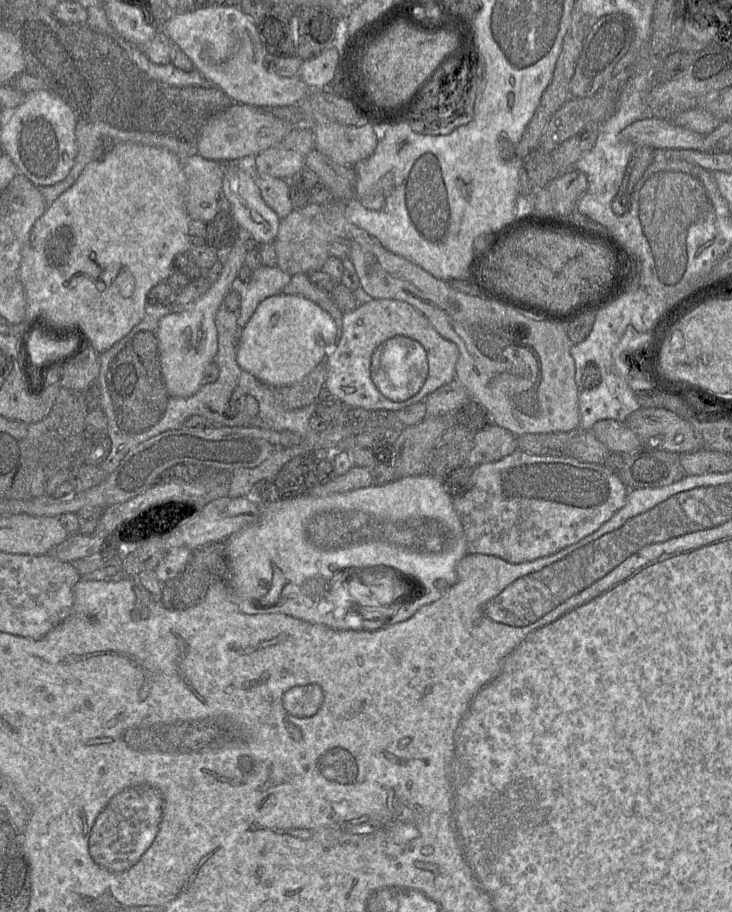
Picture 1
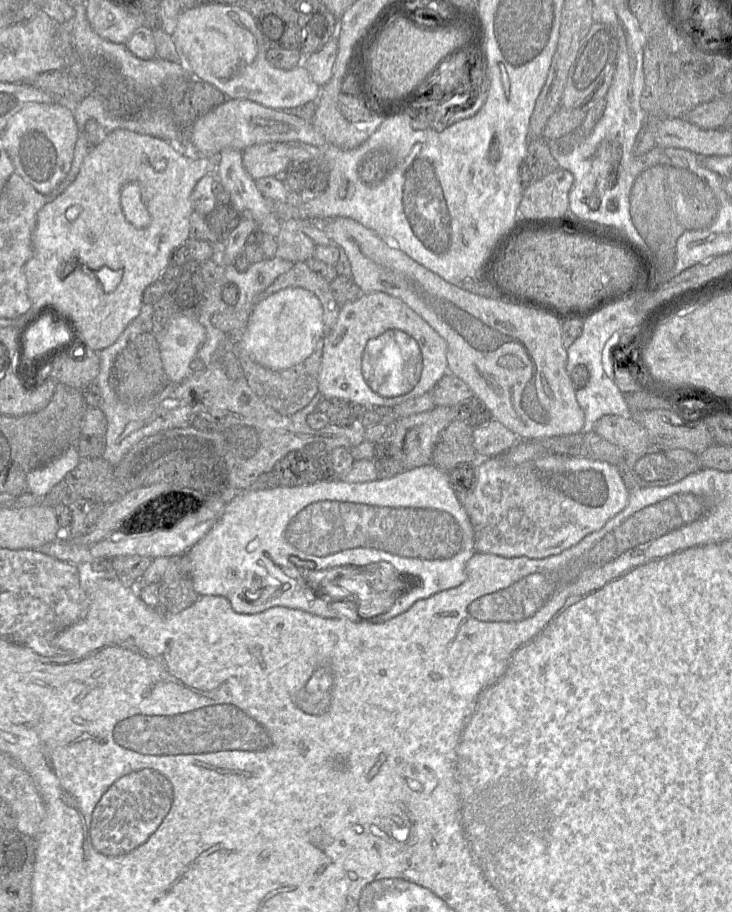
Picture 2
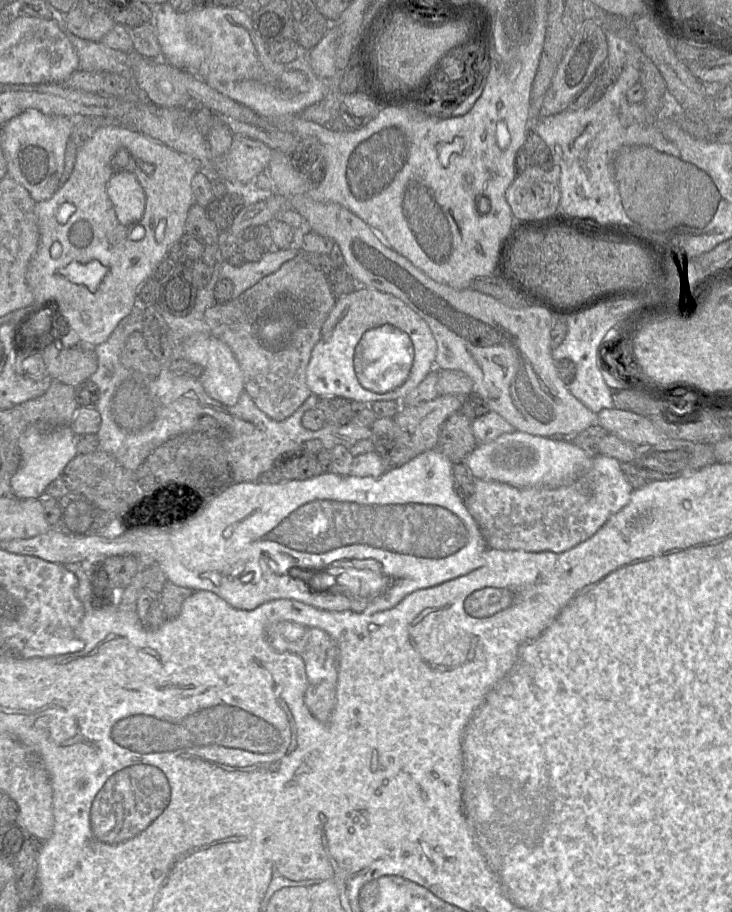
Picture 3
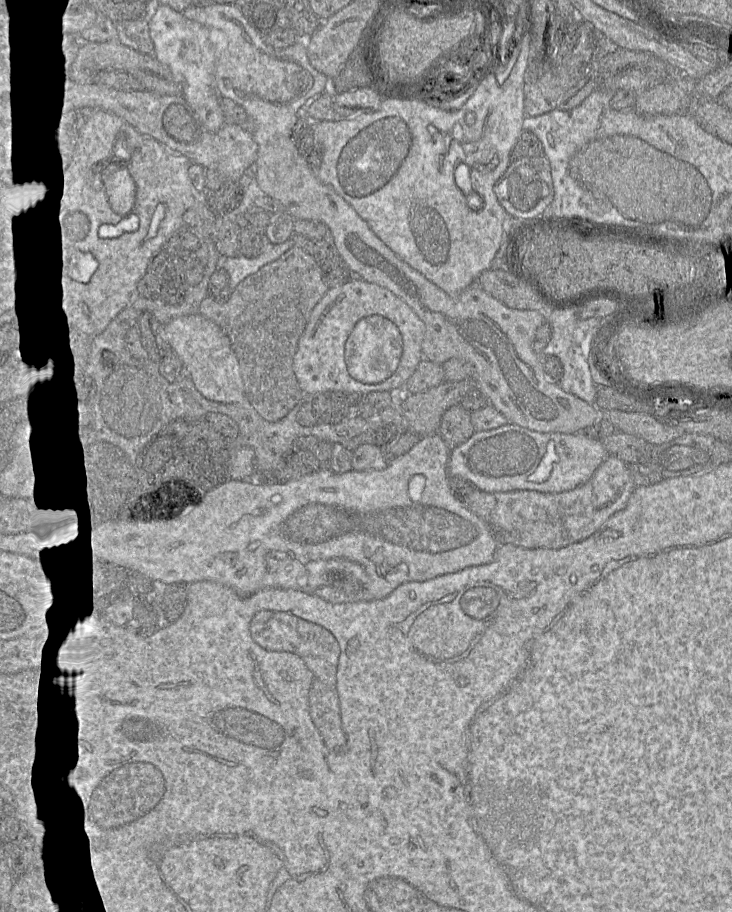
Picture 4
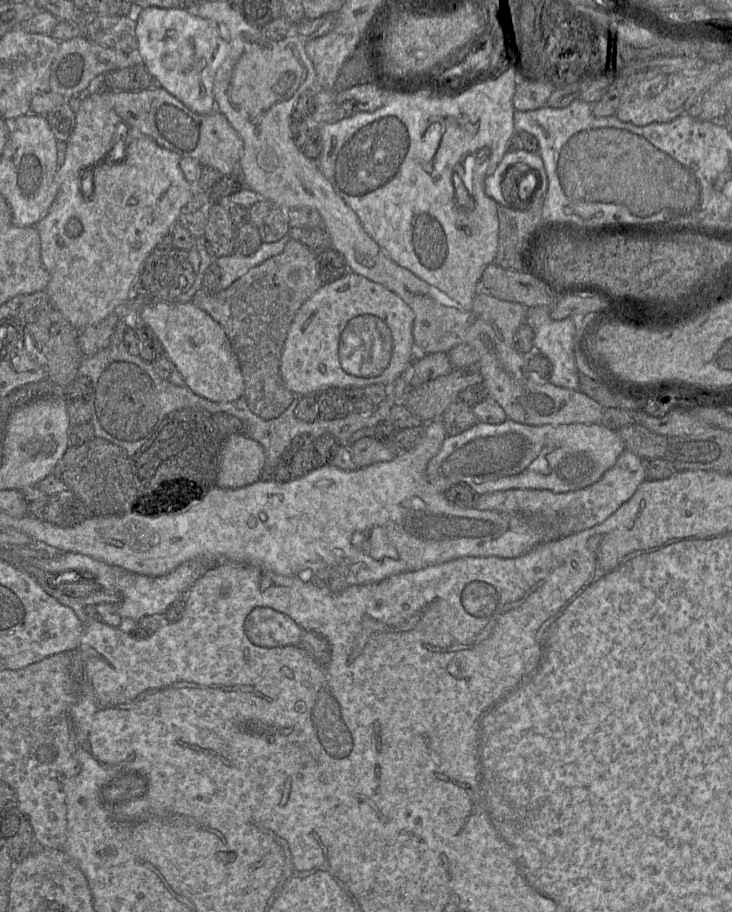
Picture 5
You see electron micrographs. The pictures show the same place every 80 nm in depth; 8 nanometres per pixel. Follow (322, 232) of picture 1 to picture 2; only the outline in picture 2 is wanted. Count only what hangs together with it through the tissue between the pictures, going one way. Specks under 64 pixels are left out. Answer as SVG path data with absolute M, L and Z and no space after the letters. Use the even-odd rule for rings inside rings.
M295 219L283 220L281 222L276 242L276 256L284 260L297 263L306 262L314 257L316 244L298 229L298 221Z

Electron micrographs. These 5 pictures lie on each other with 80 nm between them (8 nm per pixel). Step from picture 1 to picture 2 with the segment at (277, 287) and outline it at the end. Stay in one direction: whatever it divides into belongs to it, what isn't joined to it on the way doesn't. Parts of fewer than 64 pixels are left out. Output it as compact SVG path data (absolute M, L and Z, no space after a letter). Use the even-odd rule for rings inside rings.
M275 256L250 264L245 272L239 272L234 265L223 268L223 275L227 283L236 285L239 291L237 304L233 313L252 313L259 295L269 287L277 277L286 273L294 263Z

